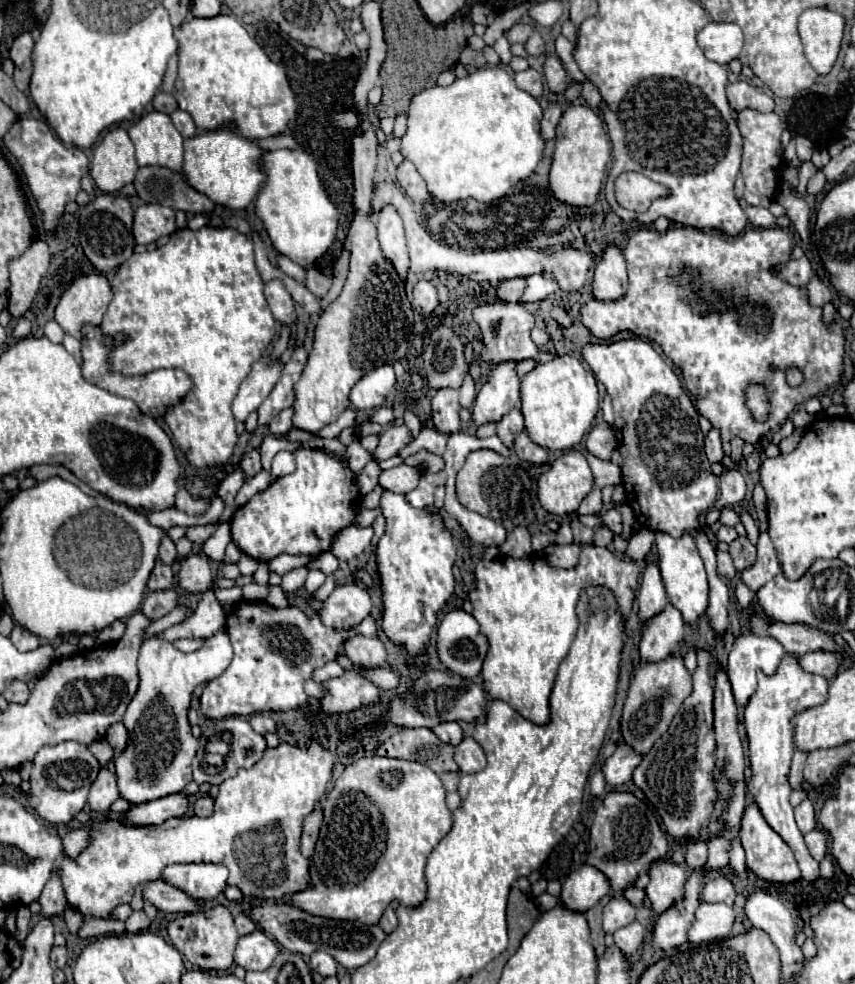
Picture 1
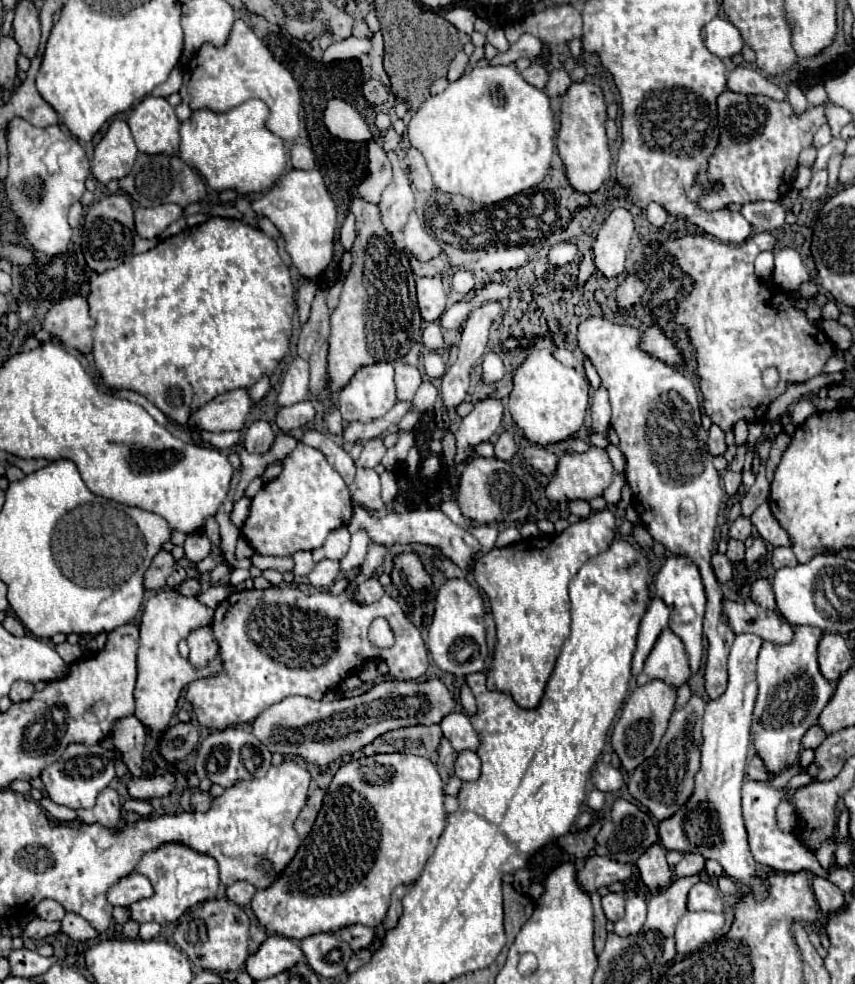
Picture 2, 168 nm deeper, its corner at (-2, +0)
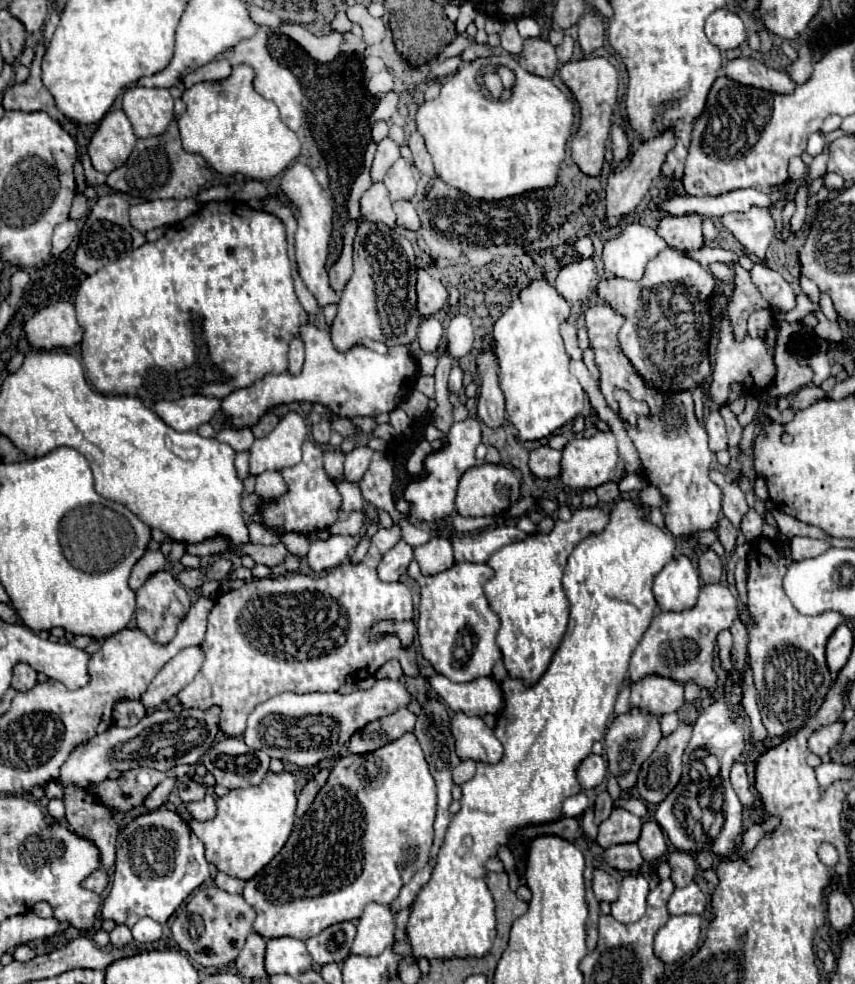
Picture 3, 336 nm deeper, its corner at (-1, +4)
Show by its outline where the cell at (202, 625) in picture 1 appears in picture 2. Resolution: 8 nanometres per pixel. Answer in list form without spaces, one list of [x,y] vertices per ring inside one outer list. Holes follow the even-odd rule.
[[[202,625],[186,637],[190,647],[190,661],[196,667],[202,667],[208,659],[212,659],[218,653],[218,643],[212,639],[212,625]]]

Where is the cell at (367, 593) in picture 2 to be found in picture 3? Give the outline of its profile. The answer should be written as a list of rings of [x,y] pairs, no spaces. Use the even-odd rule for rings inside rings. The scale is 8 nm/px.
[[[403,539],[383,557],[379,563],[379,577],[383,581],[399,581],[401,575],[407,573],[409,563],[413,561],[413,547],[409,547]]]

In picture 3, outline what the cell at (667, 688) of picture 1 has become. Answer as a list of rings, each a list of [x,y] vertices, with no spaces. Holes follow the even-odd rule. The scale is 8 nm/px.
[[[631,709],[629,713],[617,717],[611,723],[611,727],[609,727],[607,735],[605,735],[605,753],[607,753],[609,771],[617,779],[623,793],[627,793],[627,791],[631,791],[635,787],[641,763],[647,759],[647,755],[651,755],[651,751],[657,747],[659,741],[661,741],[659,717],[645,715],[639,709]]]

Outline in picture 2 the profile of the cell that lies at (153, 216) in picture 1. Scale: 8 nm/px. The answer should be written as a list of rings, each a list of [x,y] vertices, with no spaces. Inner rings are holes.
[[[158,205],[158,207],[138,207],[136,209],[136,233],[142,239],[156,239],[170,223],[182,215],[180,205]]]

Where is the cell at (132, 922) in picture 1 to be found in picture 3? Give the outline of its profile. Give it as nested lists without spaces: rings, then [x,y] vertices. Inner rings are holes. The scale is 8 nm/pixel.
[[[115,925],[115,929],[109,933],[109,943],[113,947],[125,947],[125,945],[133,943],[131,929],[127,925]]]

